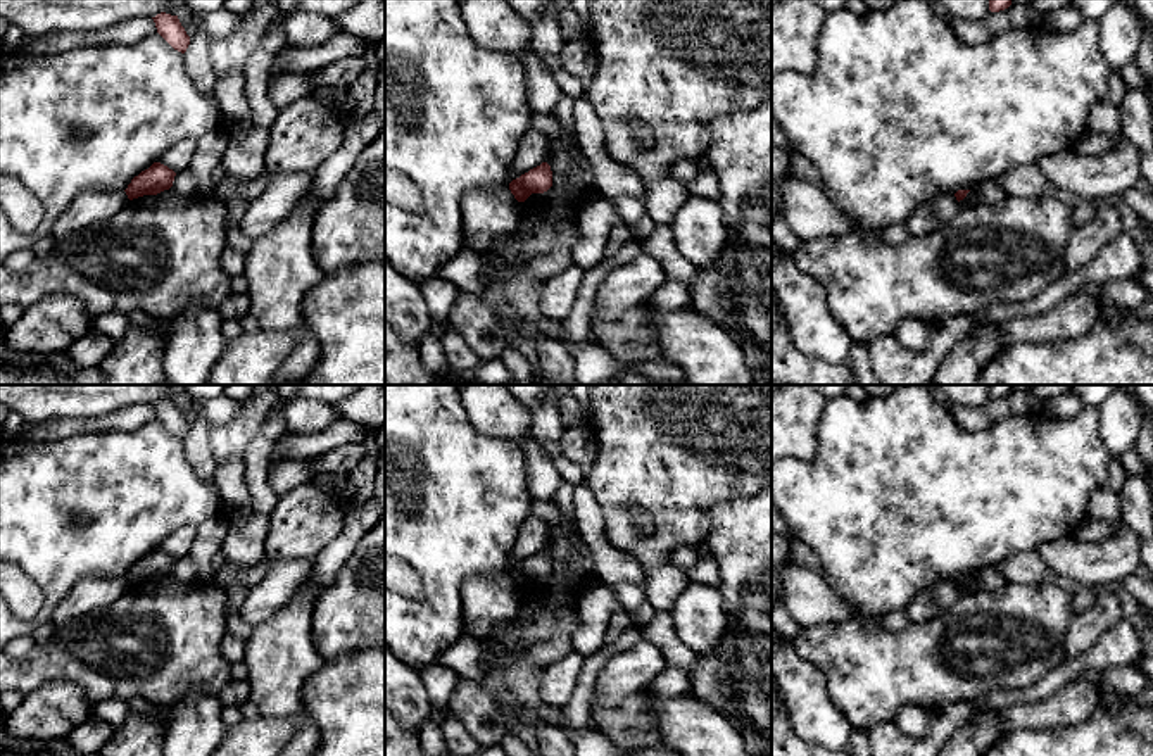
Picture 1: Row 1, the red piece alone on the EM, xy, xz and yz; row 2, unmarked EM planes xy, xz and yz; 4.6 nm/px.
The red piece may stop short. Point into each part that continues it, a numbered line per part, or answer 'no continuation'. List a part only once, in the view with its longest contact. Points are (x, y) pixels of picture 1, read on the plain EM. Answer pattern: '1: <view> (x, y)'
no continuation

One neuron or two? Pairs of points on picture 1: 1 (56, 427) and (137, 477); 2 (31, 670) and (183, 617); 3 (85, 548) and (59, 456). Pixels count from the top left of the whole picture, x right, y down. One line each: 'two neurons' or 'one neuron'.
1: two neurons
2: one neuron
3: one neuron

